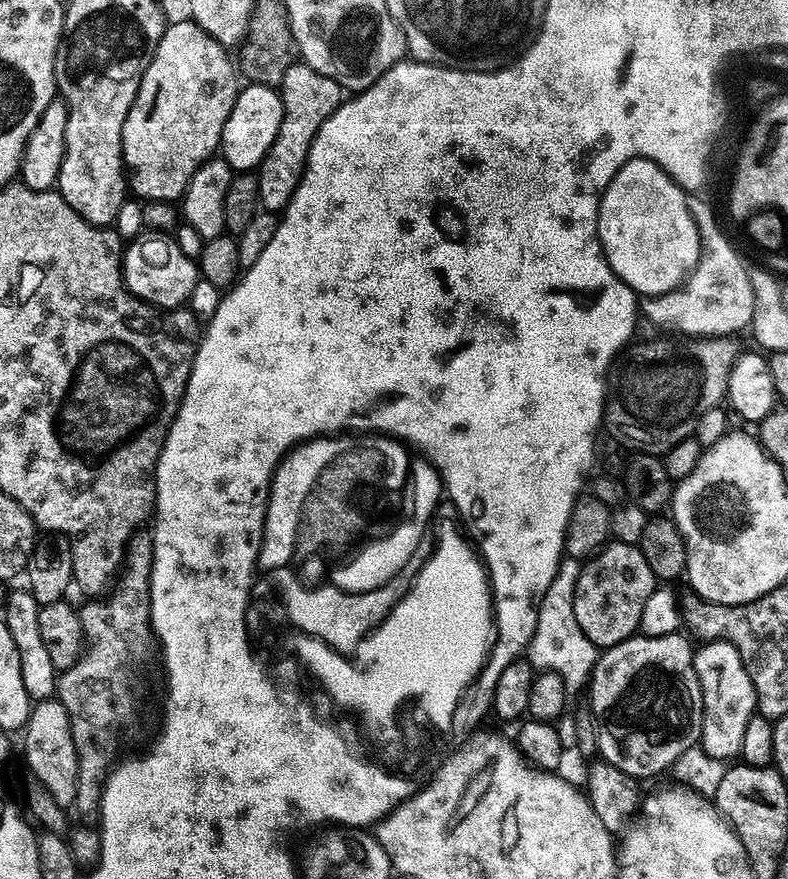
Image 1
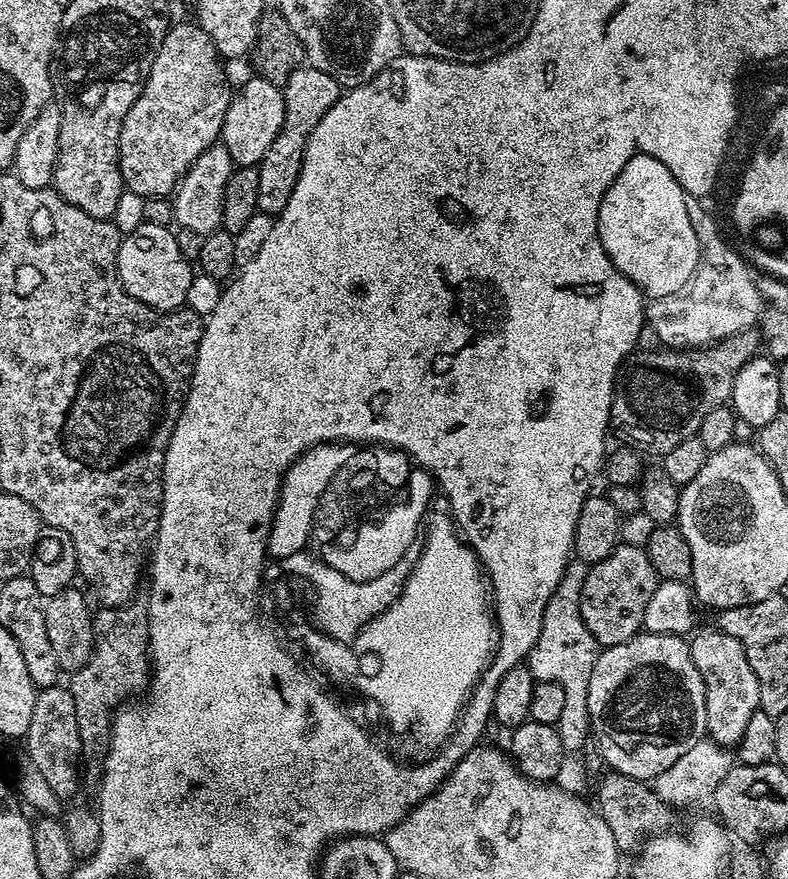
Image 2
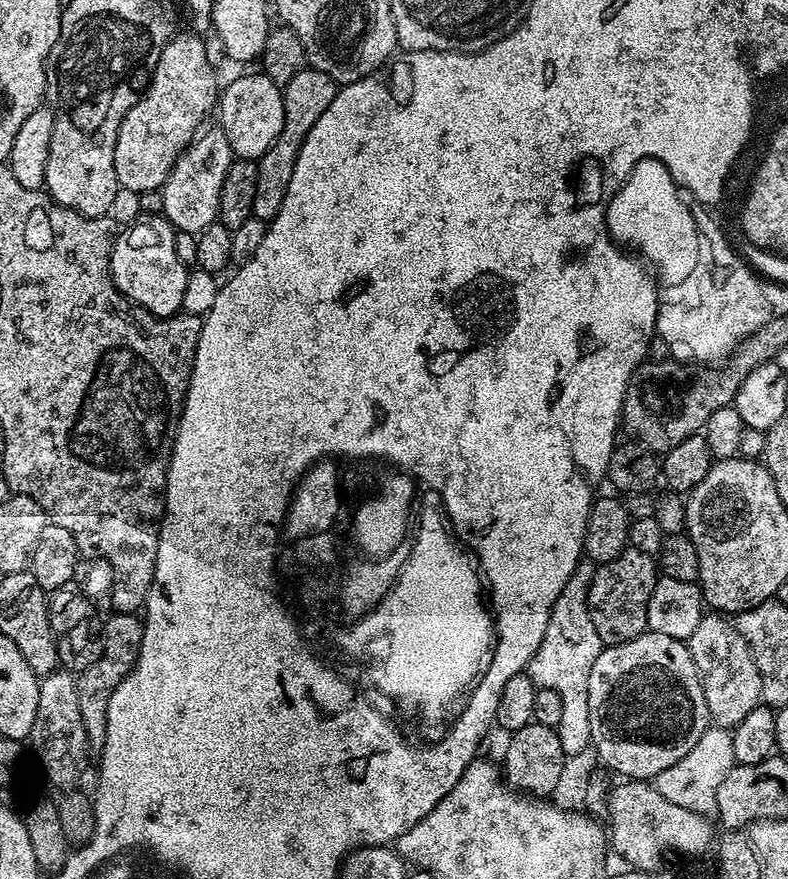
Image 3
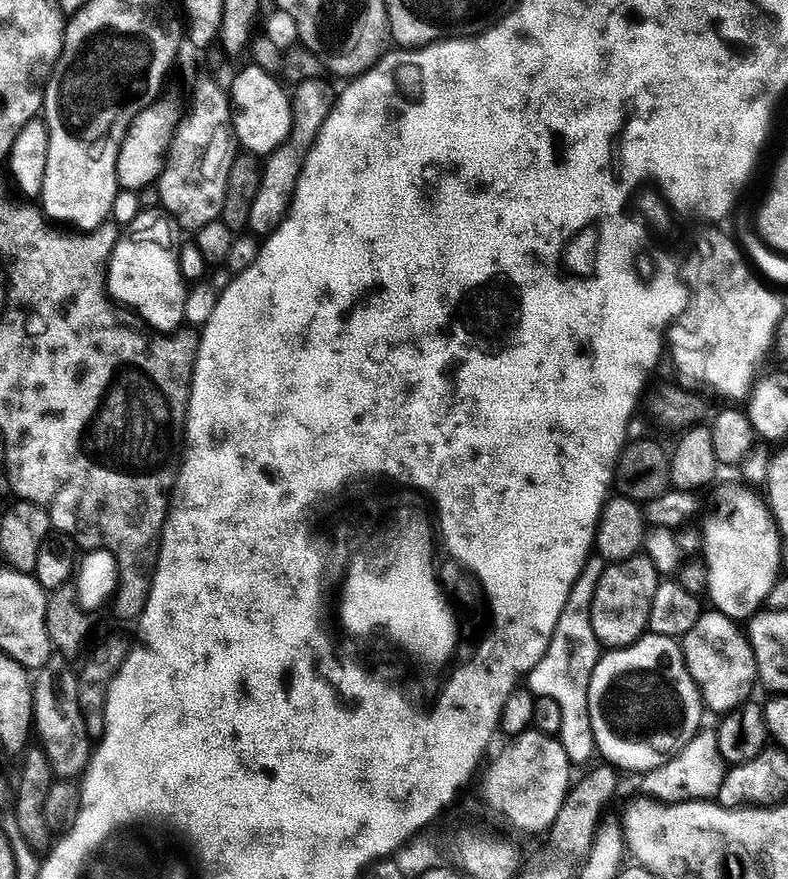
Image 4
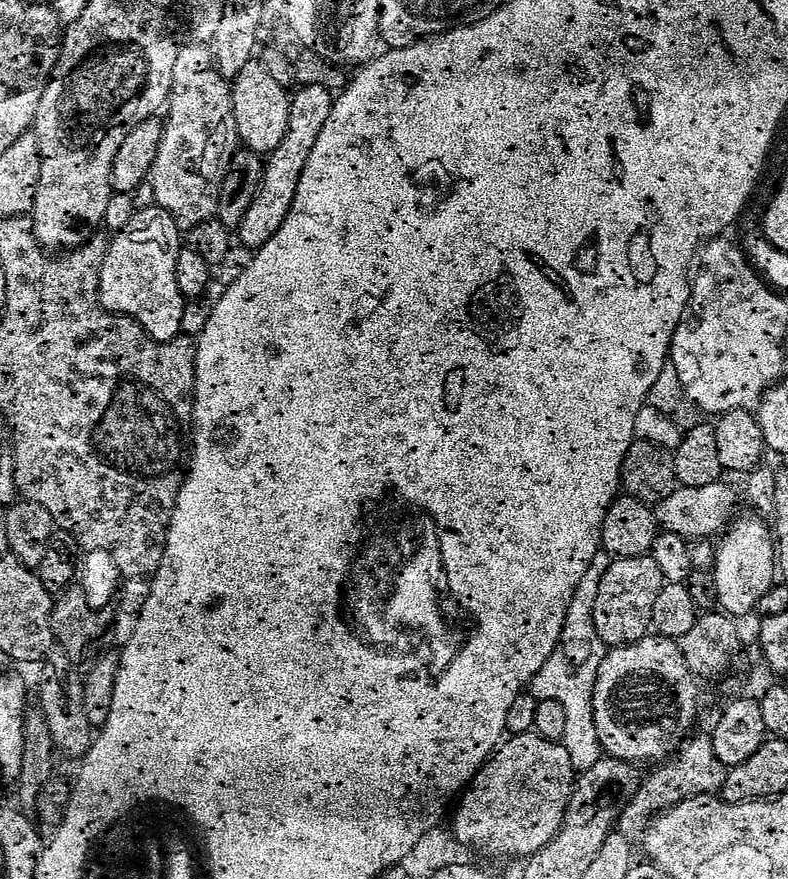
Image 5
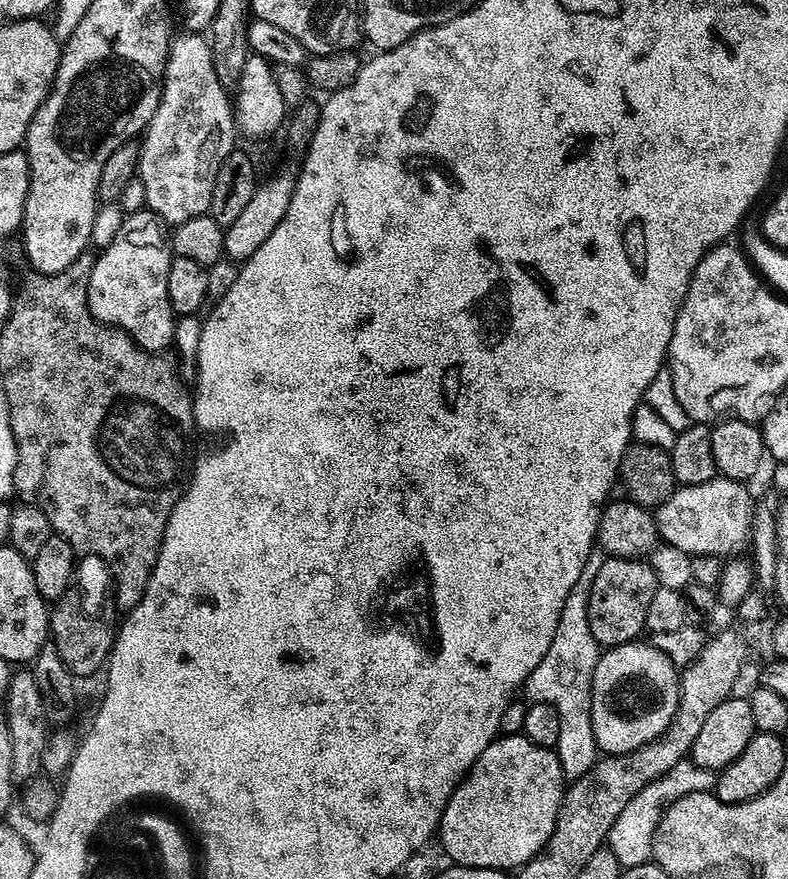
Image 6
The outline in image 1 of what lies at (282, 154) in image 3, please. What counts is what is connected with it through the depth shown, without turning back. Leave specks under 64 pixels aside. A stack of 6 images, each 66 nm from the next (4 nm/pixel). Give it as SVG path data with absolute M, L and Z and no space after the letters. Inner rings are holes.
M294 62L288 67L278 85L282 102L282 122L278 126L278 134L264 155L264 161L255 173L258 182L260 206L263 211L283 213L288 207L290 198L298 186L308 165L308 151L326 118L334 114L342 103L342 89L334 78L326 78L326 74L318 74L309 64Z

